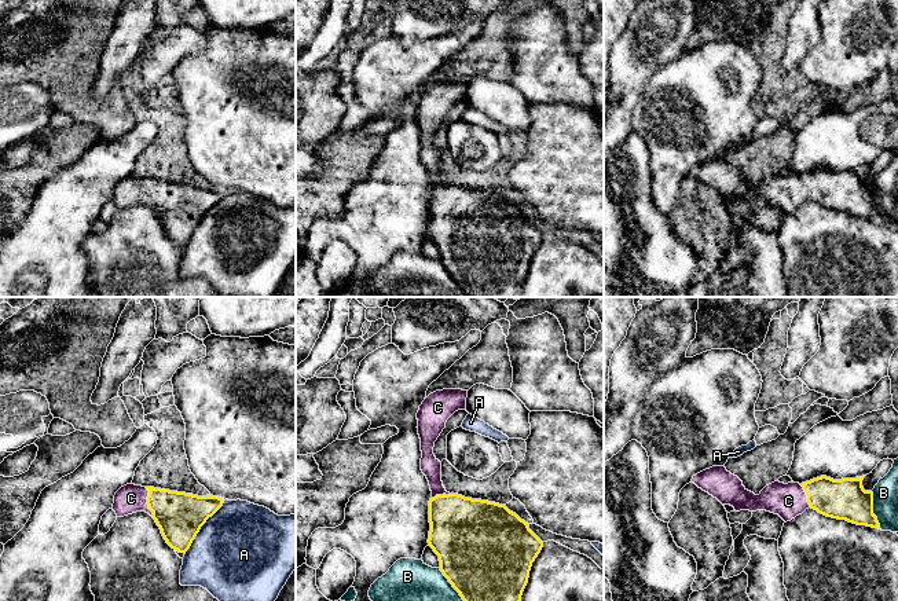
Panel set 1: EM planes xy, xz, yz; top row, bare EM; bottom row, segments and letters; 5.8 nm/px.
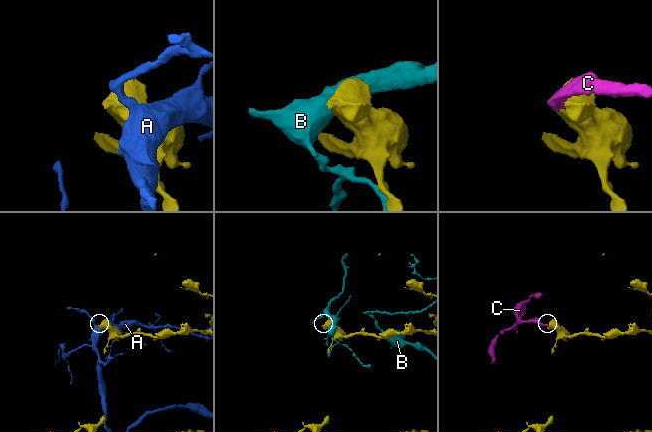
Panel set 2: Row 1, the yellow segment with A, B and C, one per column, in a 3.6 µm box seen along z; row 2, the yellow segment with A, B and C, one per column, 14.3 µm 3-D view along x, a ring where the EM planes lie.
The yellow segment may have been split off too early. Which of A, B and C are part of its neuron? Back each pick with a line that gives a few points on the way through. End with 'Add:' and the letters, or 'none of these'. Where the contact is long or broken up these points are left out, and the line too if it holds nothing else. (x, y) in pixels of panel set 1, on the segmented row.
C: across xy (179, 516), (154, 501), (147, 501), (131, 498)
Add: C

